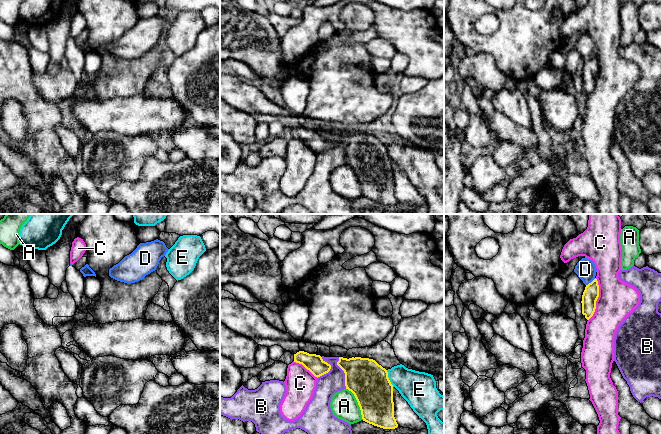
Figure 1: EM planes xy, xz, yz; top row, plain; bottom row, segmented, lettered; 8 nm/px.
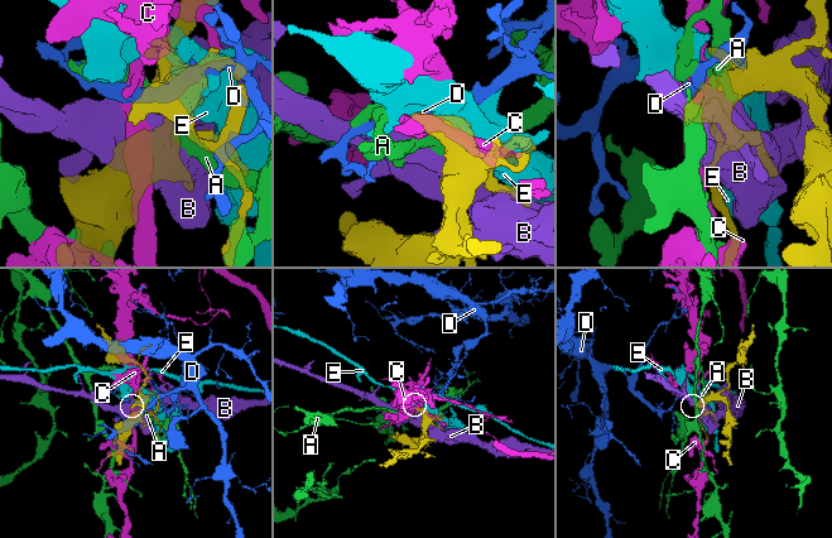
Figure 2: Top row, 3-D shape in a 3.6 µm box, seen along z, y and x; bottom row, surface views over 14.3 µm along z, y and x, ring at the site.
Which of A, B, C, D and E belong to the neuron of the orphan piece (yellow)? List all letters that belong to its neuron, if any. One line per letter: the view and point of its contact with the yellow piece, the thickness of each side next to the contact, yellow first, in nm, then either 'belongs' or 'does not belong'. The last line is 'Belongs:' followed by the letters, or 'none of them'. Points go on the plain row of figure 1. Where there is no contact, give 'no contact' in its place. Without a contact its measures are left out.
A: xz (358, 179) | 320/220 nm | does not belong
B: xz (344, 148) | 320/180 nm | does not belong
C: yz (597, 74) | 130/300 nm | does not belong
D: yz (591, 58) | 130/160 nm | does not belong
E: xz (388, 154) | 320/280 nm | does not belong
Belongs: none of them

